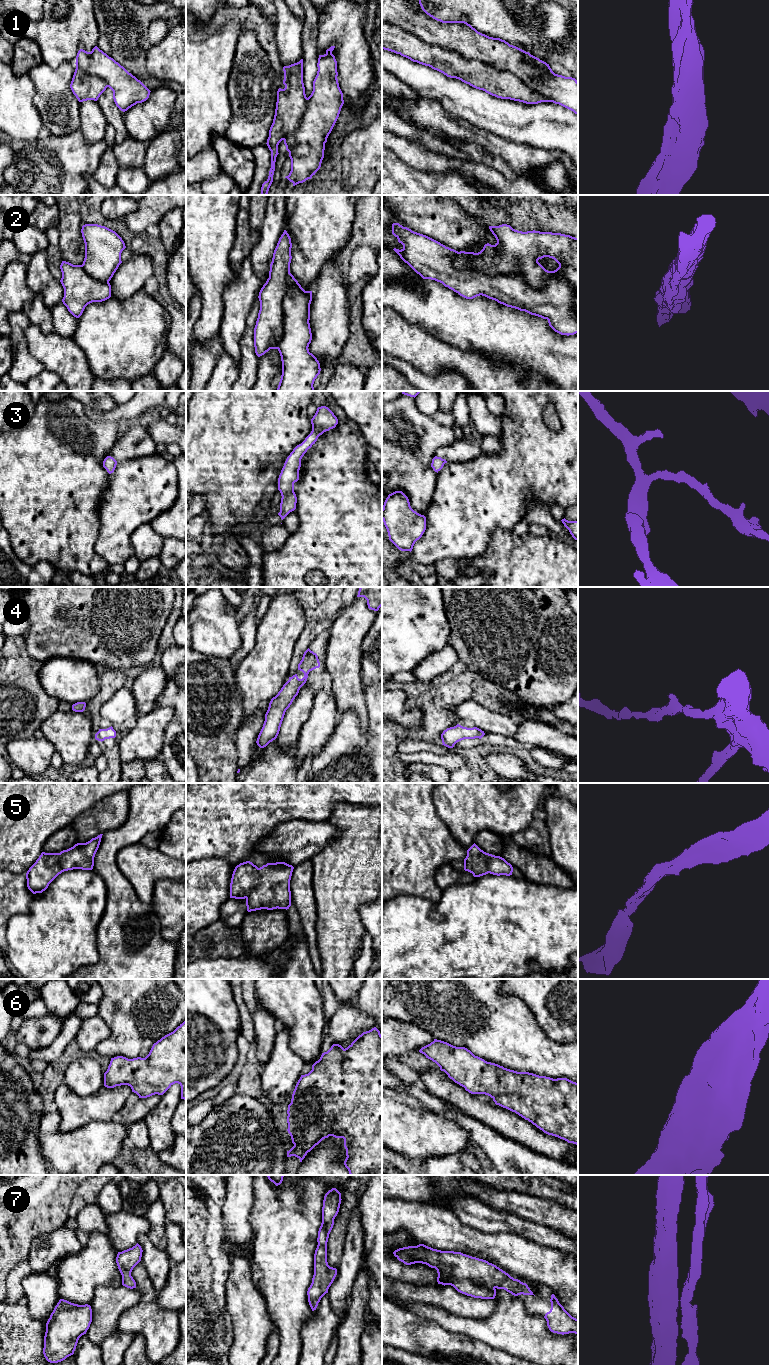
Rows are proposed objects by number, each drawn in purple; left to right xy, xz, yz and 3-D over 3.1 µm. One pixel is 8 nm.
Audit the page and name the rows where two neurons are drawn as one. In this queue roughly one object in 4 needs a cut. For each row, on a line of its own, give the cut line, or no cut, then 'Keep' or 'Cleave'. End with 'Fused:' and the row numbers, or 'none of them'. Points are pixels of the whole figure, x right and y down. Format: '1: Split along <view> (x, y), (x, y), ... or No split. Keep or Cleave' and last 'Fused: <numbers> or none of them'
1: No split. Keep
2: Split along yz (453, 261), (533, 286), (565, 280), (577, 295). Cleave
3: No split. Keep
4: No split. Keep
5: No split. Keep
6: No split. Keep
7: No split. Keep
Fused: 2

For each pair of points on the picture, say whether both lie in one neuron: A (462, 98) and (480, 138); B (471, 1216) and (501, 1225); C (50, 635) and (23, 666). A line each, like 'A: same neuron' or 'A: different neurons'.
A: different neurons
B: same neuron
C: different neurons

